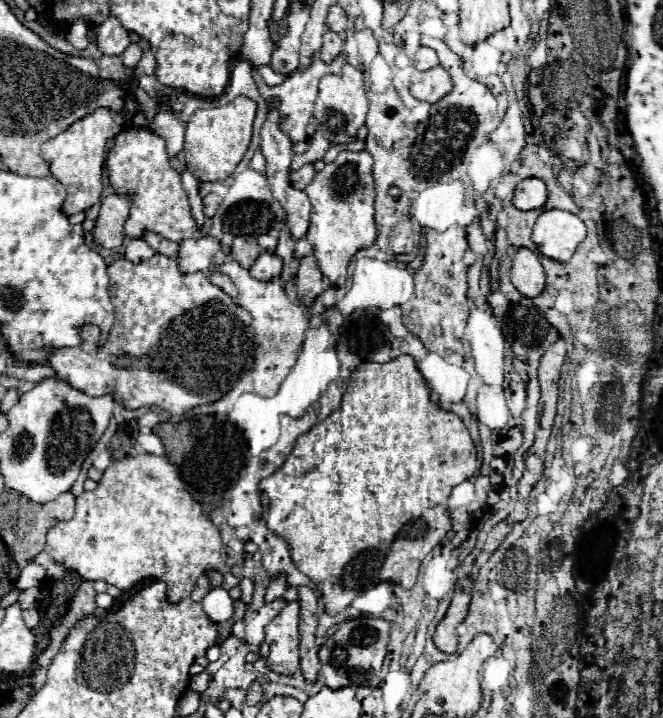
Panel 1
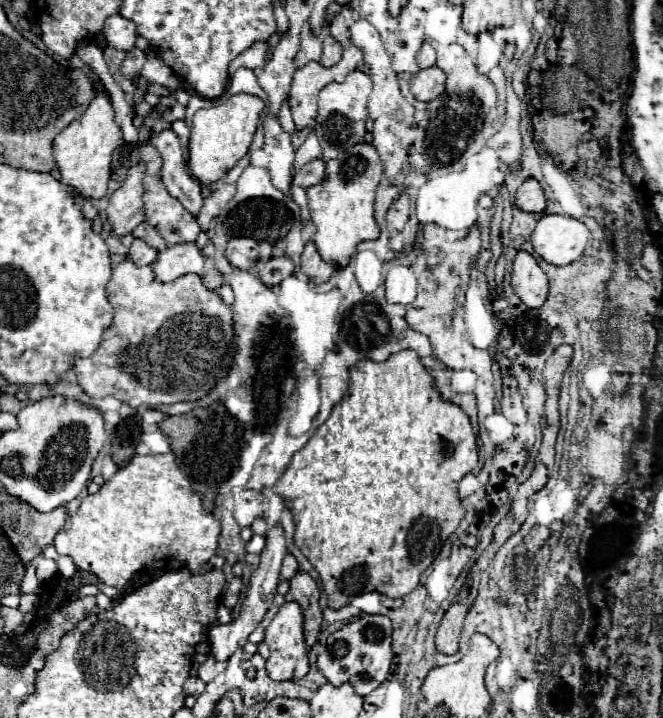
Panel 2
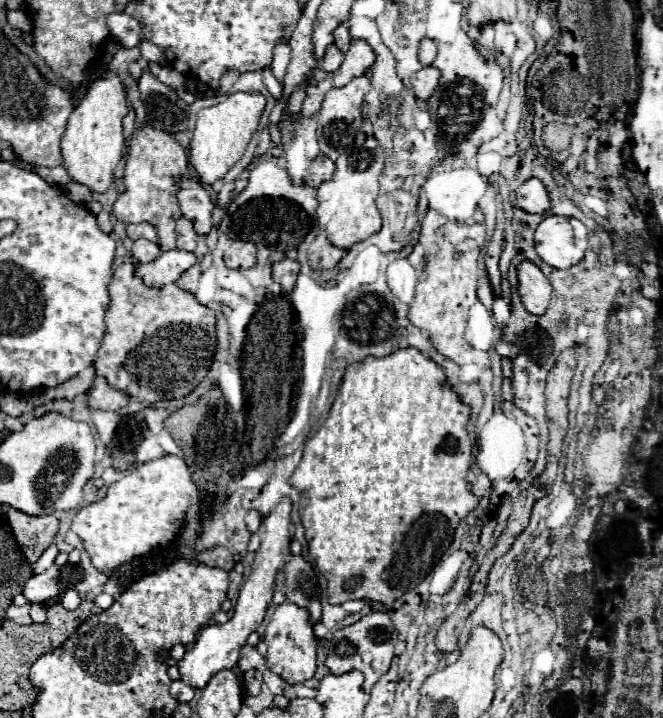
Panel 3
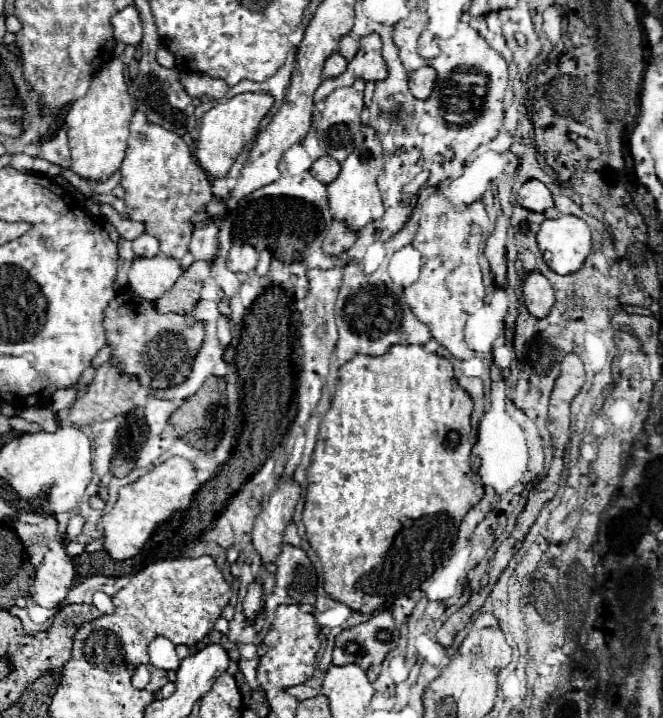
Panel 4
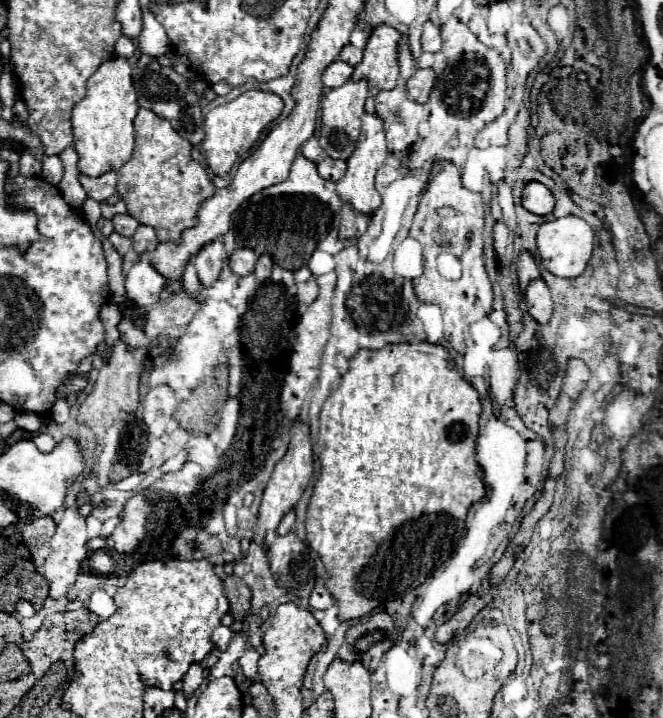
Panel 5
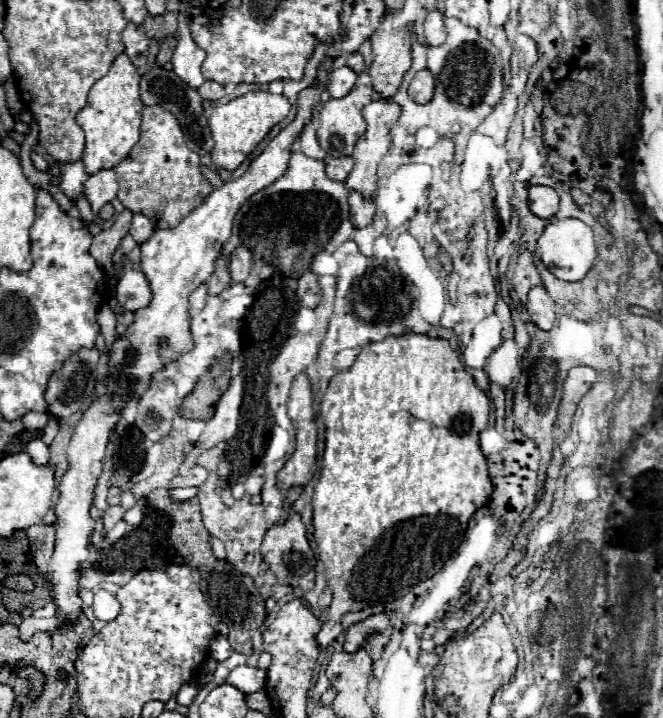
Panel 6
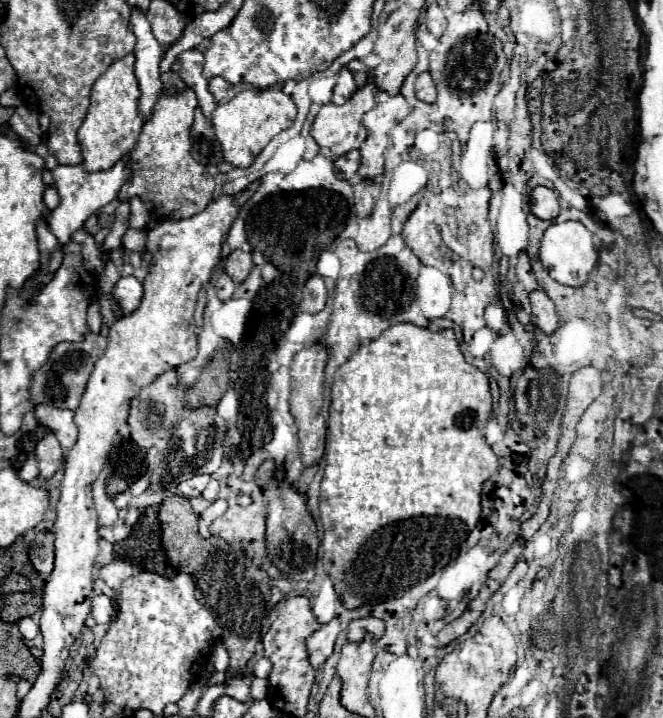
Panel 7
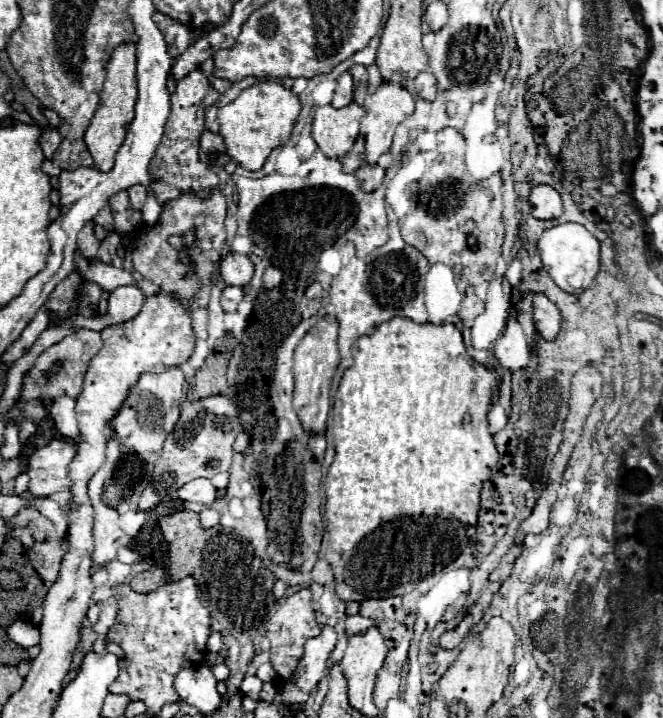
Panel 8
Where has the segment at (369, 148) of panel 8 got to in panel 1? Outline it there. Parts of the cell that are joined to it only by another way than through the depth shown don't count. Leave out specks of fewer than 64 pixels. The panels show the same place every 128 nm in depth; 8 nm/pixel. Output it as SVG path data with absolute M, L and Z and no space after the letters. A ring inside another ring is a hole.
M362 150L362 152L340 152L338 158L332 164L326 164L322 172L314 176L314 180L304 188L312 202L312 222L308 230L308 242L314 248L316 264L322 272L324 278L330 280L332 286L344 286L346 282L346 270L350 264L350 258L362 250L368 248L376 242L376 226L374 226L374 180L372 180L372 156Z

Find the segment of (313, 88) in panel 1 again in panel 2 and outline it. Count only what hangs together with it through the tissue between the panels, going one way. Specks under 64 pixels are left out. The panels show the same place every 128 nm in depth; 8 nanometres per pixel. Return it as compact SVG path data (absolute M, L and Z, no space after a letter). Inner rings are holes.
M348 46L342 54L342 60L330 68L322 66L320 62L308 62L294 72L294 82L288 92L290 112L296 124L296 130L312 126L314 114L318 110L318 92L328 82L342 82L348 72L356 70L356 62L362 60L360 50L356 46Z

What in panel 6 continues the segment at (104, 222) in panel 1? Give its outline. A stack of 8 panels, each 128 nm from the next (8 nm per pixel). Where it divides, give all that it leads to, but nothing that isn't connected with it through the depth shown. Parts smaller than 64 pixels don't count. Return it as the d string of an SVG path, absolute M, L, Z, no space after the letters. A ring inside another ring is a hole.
M146 106L142 112L140 140L132 148L128 160L114 168L118 176L118 200L134 214L148 216L162 228L174 228L212 192L212 184L202 176L200 158L192 152L180 130L180 124L168 110L160 106Z

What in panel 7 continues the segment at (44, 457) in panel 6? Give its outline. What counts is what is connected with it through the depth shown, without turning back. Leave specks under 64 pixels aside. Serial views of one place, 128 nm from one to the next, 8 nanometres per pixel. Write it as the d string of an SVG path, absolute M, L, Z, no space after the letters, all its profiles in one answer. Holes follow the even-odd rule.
M30 454L24 462L24 466L20 468L20 478L24 478L26 482L32 482L38 476L38 460L34 454Z

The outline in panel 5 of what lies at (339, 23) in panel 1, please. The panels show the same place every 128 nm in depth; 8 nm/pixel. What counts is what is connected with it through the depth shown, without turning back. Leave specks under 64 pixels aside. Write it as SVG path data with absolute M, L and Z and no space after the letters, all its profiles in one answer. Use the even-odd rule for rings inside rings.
M346 44L342 48L342 52L340 52L340 60L348 62L350 66L356 66L360 62L360 58L362 58L362 50L356 48L356 46L352 46L352 44Z

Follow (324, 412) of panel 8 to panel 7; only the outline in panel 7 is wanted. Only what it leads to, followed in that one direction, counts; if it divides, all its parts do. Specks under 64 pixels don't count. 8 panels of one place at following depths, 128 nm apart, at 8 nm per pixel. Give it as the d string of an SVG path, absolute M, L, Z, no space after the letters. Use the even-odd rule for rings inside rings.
M322 344L310 346L302 350L292 360L292 384L290 384L290 414L298 426L298 440L300 440L300 460L302 468L314 466L320 462L324 454L324 440L326 440L326 420L320 414L322 396L324 396L324 366L328 360L328 350Z

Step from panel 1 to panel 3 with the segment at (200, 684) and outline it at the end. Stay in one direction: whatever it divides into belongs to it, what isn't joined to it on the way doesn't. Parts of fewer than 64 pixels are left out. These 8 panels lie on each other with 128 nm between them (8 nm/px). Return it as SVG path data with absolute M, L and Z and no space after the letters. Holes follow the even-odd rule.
M182 680L172 682L170 690L172 690L172 696L178 698L180 702L190 702L196 696L196 688L190 686L190 684L186 684L186 682L182 682Z

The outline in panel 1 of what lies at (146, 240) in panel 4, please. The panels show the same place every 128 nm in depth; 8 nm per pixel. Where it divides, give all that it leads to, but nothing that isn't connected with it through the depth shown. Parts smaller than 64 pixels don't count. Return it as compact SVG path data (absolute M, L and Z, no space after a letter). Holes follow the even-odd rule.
M130 240L128 244L126 244L126 258L130 260L130 262L142 262L142 260L150 260L152 256L154 256L156 252L144 242L144 240Z

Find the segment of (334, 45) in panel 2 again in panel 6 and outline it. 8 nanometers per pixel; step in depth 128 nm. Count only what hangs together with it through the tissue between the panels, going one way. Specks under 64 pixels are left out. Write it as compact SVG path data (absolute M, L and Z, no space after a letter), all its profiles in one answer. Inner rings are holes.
M340 66L340 68L332 70L326 90L332 98L342 98L344 94L348 94L348 90L352 90L354 82L356 82L354 70L348 68L348 66Z

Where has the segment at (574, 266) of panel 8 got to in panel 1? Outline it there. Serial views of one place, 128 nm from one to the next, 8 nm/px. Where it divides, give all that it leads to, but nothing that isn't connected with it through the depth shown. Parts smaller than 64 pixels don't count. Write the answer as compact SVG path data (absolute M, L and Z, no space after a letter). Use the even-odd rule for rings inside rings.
M544 210L532 232L538 252L558 262L570 260L576 246L586 238L584 222L566 210Z

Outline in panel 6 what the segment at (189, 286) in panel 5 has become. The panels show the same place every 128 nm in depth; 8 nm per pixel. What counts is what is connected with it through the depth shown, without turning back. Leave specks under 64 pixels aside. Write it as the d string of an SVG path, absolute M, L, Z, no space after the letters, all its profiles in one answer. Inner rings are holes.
M200 284L192 294L190 294L190 312L196 314L204 306L204 294L206 294L206 284Z

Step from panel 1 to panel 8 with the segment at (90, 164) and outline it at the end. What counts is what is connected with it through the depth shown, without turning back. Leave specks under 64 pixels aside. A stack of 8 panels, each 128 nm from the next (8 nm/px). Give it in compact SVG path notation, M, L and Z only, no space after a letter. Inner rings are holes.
M134 44L118 46L114 50L114 54L110 56L106 70L108 70L108 74L106 74L104 88L100 92L98 110L94 112L90 126L84 134L86 148L92 154L96 168L102 172L108 172L114 166L116 150L122 146L122 142L126 138L126 130L134 118L134 104L138 98L138 92L136 92L136 46Z

